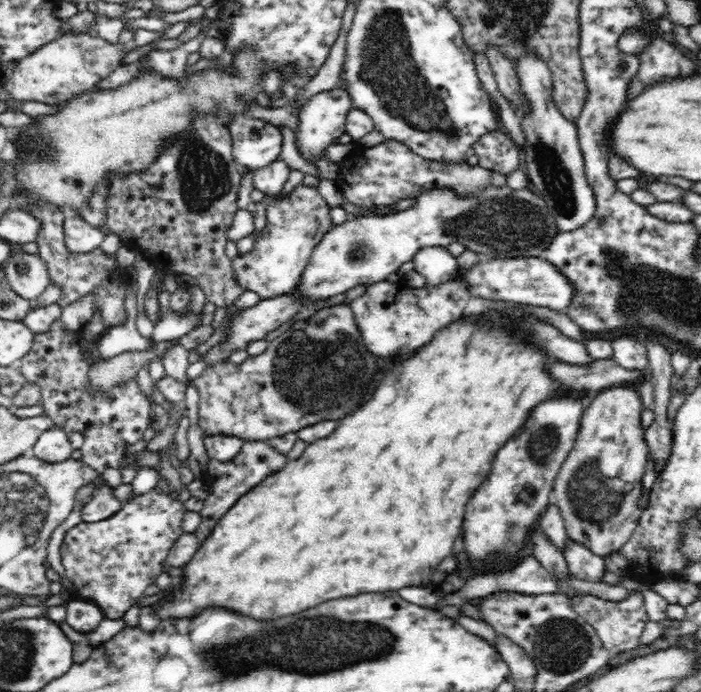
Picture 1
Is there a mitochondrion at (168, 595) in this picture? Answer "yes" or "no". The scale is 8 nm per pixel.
no

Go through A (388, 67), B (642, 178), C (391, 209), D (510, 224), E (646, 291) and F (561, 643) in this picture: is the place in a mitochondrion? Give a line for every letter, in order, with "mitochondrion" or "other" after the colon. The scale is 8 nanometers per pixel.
A: mitochondrion
B: other
C: other
D: mitochondrion
E: mitochondrion
F: mitochondrion

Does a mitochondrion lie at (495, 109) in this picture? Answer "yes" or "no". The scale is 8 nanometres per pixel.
no

